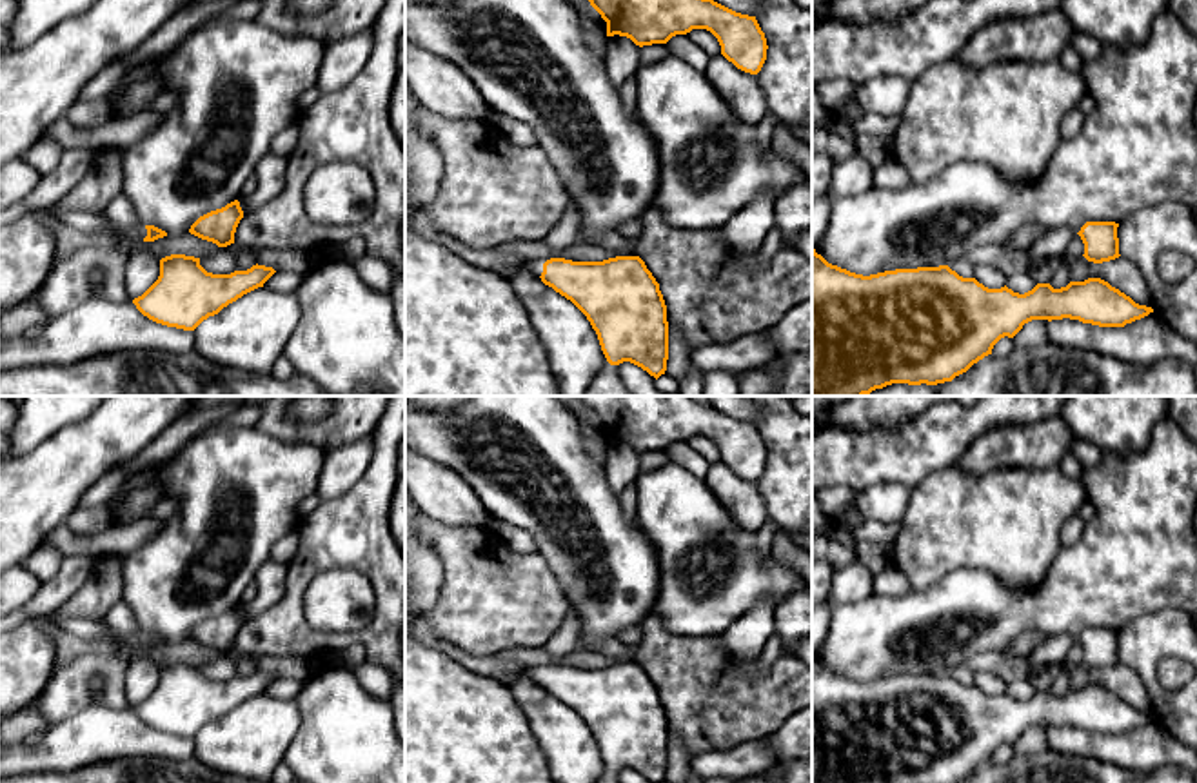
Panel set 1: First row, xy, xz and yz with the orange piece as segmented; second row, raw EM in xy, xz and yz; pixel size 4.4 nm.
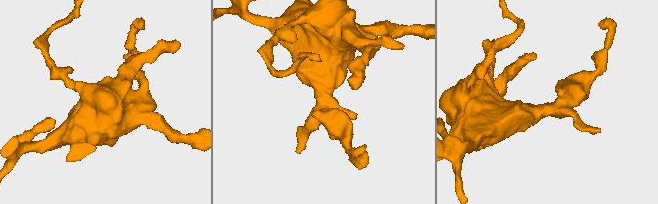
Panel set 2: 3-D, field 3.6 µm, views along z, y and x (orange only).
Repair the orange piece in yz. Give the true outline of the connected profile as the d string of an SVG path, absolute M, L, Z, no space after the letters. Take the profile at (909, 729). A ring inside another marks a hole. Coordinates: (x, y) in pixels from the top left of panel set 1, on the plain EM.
M812 652L812 783L959 783L966 779L974 770L992 761L994 752L1008 743L1014 745L1024 730L1032 727L1079 727L1099 734L1124 734L1135 727L1141 727L1153 719L1152 714L1135 710L1130 703L1112 694L1101 685L1088 685L1084 689L1070 689L1066 694L1054 696L1050 690L1037 690L1032 698L1019 701L1008 696L988 696L975 685L963 685L948 672L939 674L917 674L917 676L895 676L870 683L856 681L837 672L828 670Z

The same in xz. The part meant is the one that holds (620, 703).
M639 663L603 669L536 665L521 670L587 723L608 768L598 783L619 783L616 774L623 768L650 783L665 781L667 712L659 690Z

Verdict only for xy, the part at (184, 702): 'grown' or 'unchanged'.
unchanged

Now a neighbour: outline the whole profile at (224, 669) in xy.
M220 658L216 661L203 663L200 665L200 672L213 681L231 681L238 678L236 659L232 658Z

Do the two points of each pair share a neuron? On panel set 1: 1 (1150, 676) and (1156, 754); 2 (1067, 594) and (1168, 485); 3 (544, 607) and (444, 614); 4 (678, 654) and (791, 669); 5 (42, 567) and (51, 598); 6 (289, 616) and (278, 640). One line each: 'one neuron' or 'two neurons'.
1: two neurons
2: one neuron
3: one neuron
4: one neuron
5: two neurons
6: one neuron

